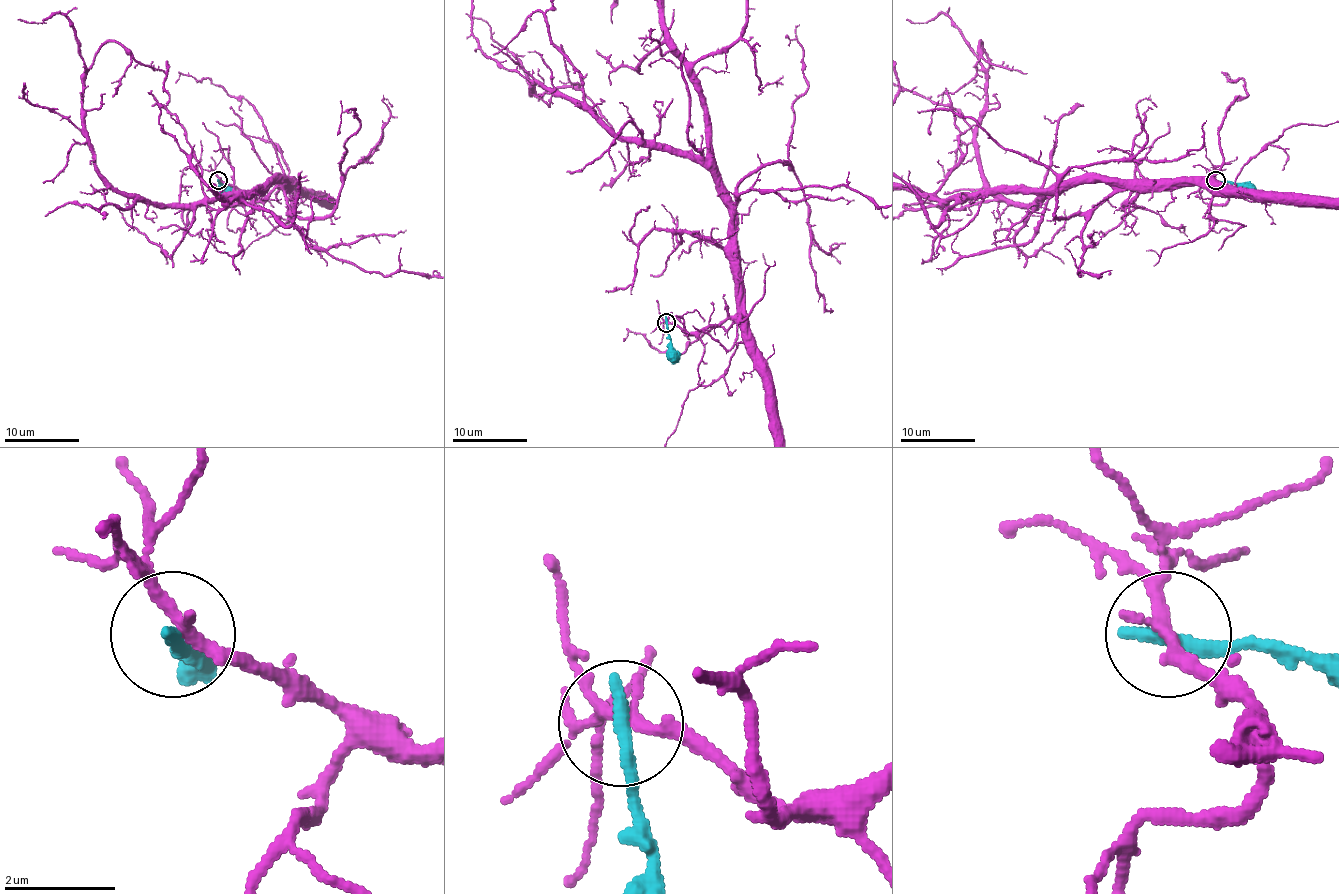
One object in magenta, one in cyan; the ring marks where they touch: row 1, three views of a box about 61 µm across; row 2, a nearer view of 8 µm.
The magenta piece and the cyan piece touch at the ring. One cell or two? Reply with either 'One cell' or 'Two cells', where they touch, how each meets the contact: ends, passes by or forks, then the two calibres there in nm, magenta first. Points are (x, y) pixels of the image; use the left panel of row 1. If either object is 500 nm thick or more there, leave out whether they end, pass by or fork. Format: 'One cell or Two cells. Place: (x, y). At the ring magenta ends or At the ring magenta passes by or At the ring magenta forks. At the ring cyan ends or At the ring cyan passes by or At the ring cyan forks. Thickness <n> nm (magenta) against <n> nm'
Two cells. Place: (218, 180). At the ring magenta passes by. At the ring cyan ends. Thickness 240 nm (magenta) against 300 nm

